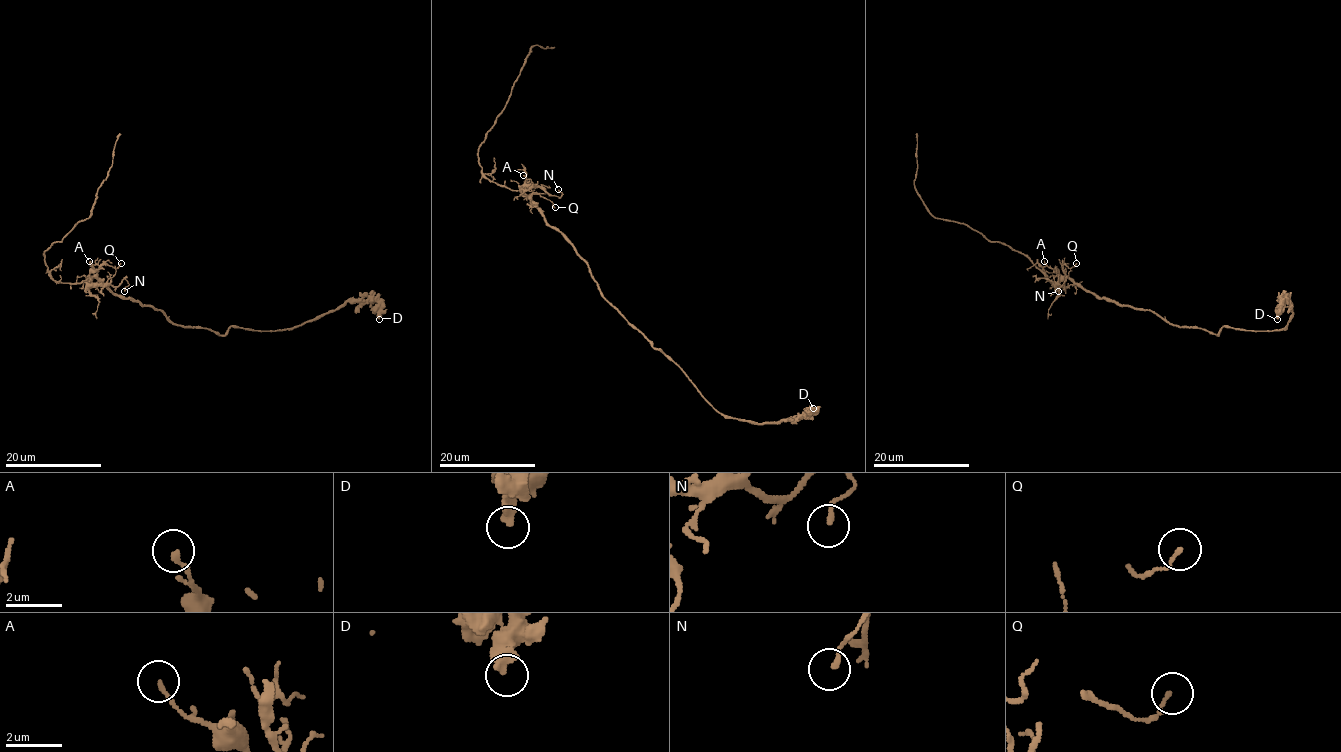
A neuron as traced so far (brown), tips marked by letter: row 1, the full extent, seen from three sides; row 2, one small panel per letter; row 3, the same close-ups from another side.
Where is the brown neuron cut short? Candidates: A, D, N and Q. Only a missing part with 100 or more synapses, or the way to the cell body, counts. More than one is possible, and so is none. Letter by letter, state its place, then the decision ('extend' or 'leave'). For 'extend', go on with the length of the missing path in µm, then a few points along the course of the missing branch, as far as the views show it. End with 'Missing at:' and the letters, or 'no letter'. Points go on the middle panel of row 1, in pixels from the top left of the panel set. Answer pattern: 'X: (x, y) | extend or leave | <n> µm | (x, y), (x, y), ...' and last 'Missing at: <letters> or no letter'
A: (523, 175) | leave
D: (813, 408) | leave
N: (558, 189) | leave
Q: (555, 207) | leave
Missing at: no letter

